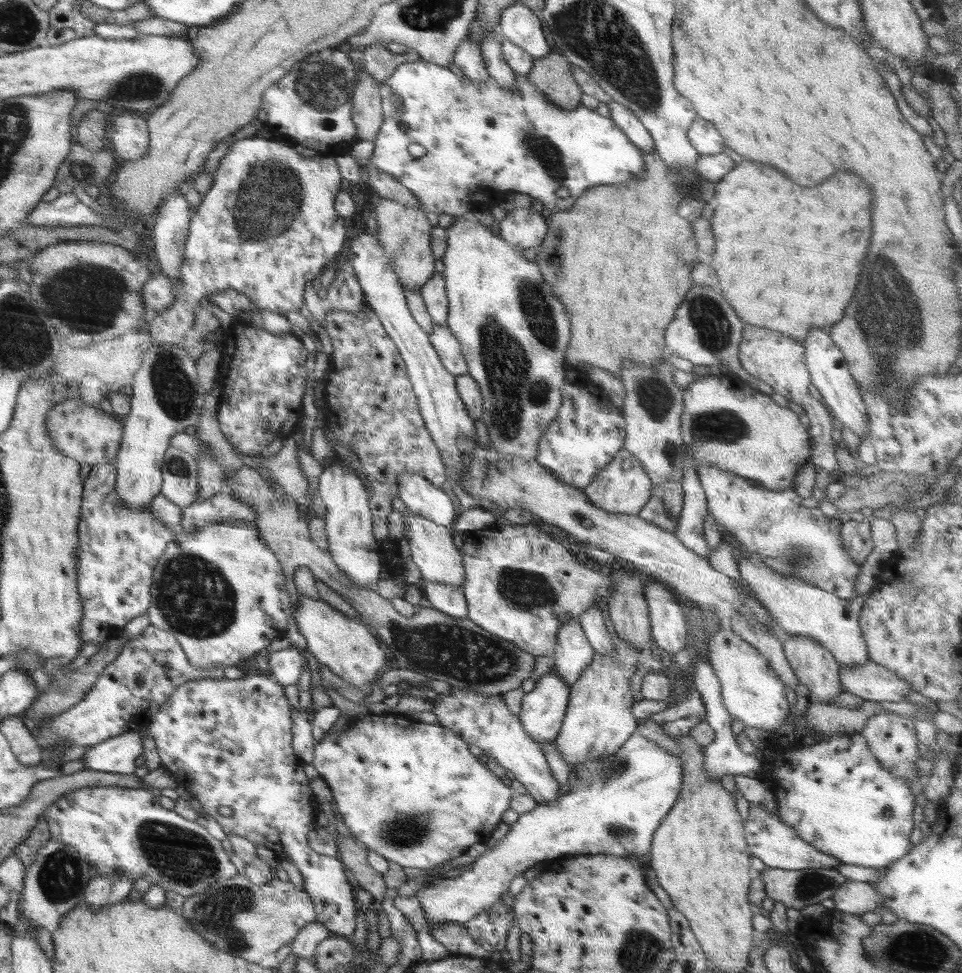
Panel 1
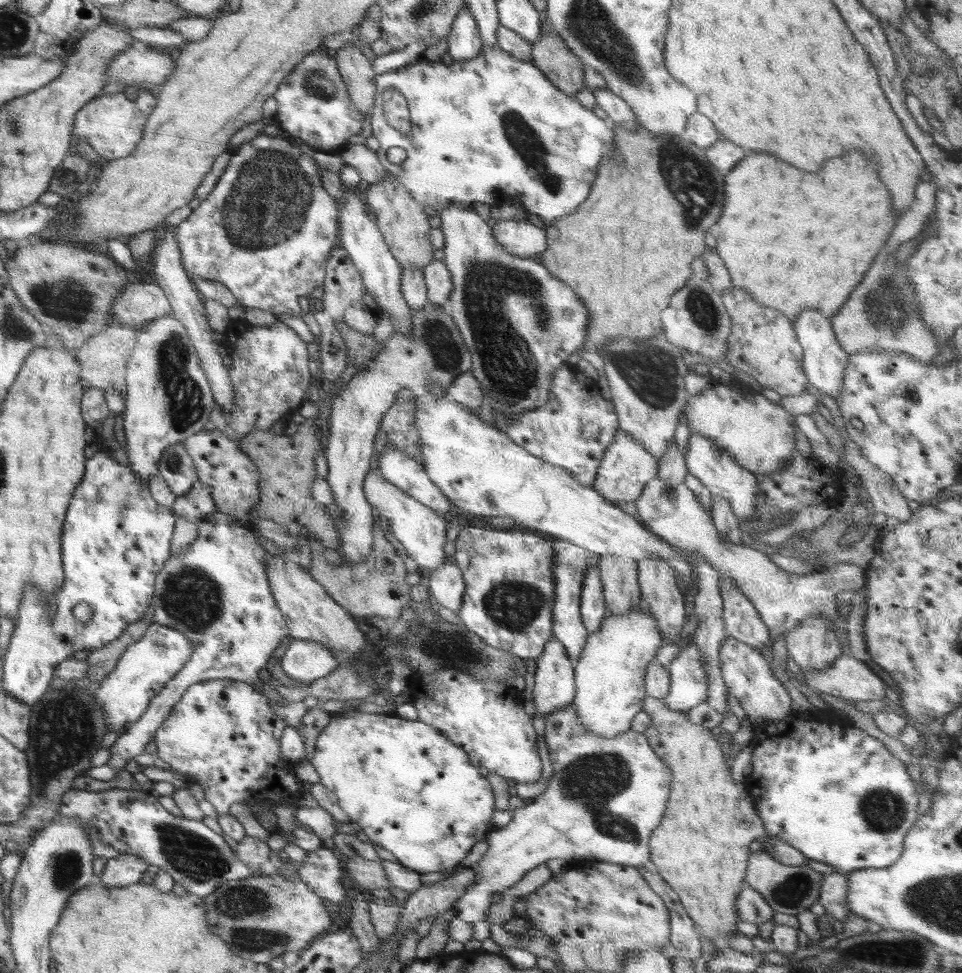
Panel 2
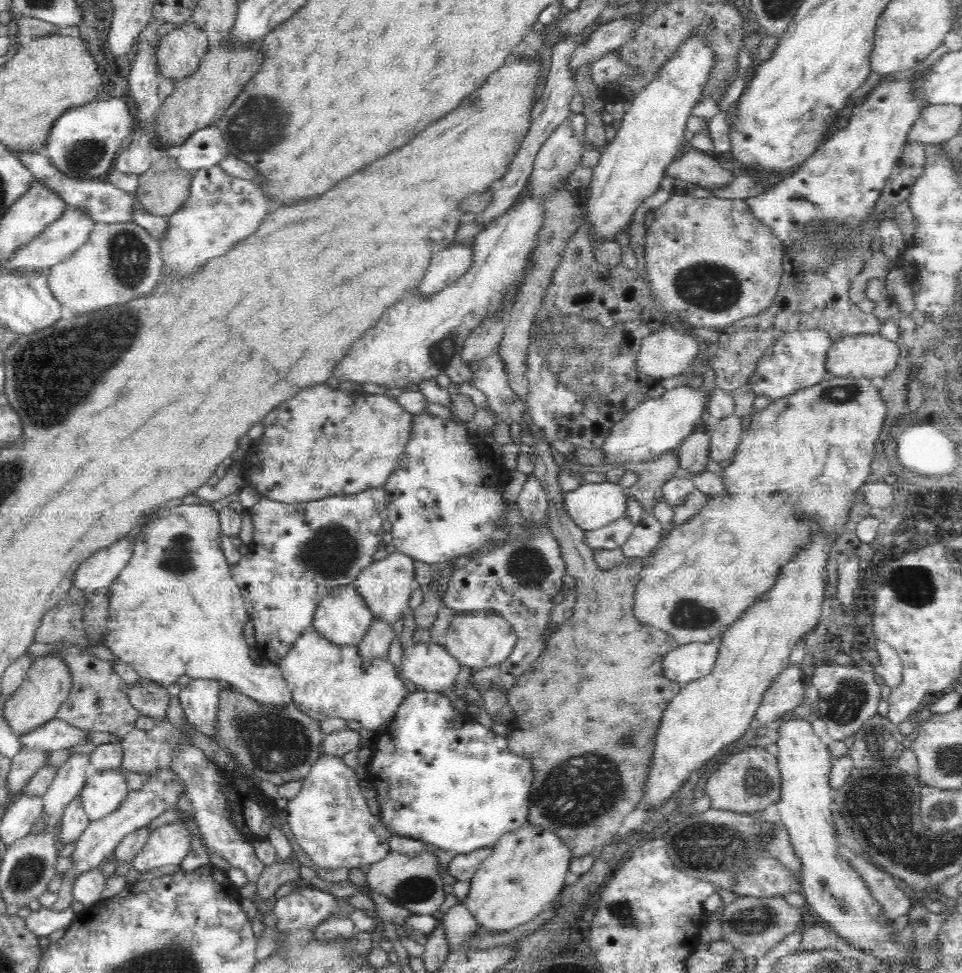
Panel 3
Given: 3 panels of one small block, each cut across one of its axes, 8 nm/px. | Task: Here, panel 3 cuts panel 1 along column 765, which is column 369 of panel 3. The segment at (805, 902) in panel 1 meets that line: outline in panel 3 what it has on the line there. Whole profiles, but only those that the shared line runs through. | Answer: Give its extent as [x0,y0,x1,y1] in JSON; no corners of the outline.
[324,850,449,915]

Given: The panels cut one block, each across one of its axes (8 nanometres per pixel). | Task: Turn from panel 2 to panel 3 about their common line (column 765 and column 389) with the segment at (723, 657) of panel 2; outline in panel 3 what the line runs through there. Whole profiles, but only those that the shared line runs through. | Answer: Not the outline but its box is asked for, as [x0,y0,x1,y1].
[280,627,410,731]

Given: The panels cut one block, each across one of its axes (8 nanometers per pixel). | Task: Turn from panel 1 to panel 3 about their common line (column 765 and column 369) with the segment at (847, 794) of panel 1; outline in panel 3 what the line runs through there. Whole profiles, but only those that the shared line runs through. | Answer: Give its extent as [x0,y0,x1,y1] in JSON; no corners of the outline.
[366,688,534,855]

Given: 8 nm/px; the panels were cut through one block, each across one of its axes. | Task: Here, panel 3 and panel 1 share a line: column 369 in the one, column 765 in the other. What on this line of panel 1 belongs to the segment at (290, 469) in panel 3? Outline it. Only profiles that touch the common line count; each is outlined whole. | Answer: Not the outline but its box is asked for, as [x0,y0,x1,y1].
[680,372,811,491]

